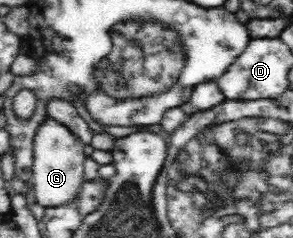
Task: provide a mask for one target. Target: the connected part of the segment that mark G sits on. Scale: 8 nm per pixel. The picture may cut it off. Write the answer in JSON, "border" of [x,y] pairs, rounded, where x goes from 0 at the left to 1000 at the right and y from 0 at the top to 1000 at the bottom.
{"border":[[[164,492],[130,534],[113,601],[113,689],[99,769],[116,786],[130,861],[198,878],[249,853],[273,819],[287,756],[290,609],[229,538]]]}

